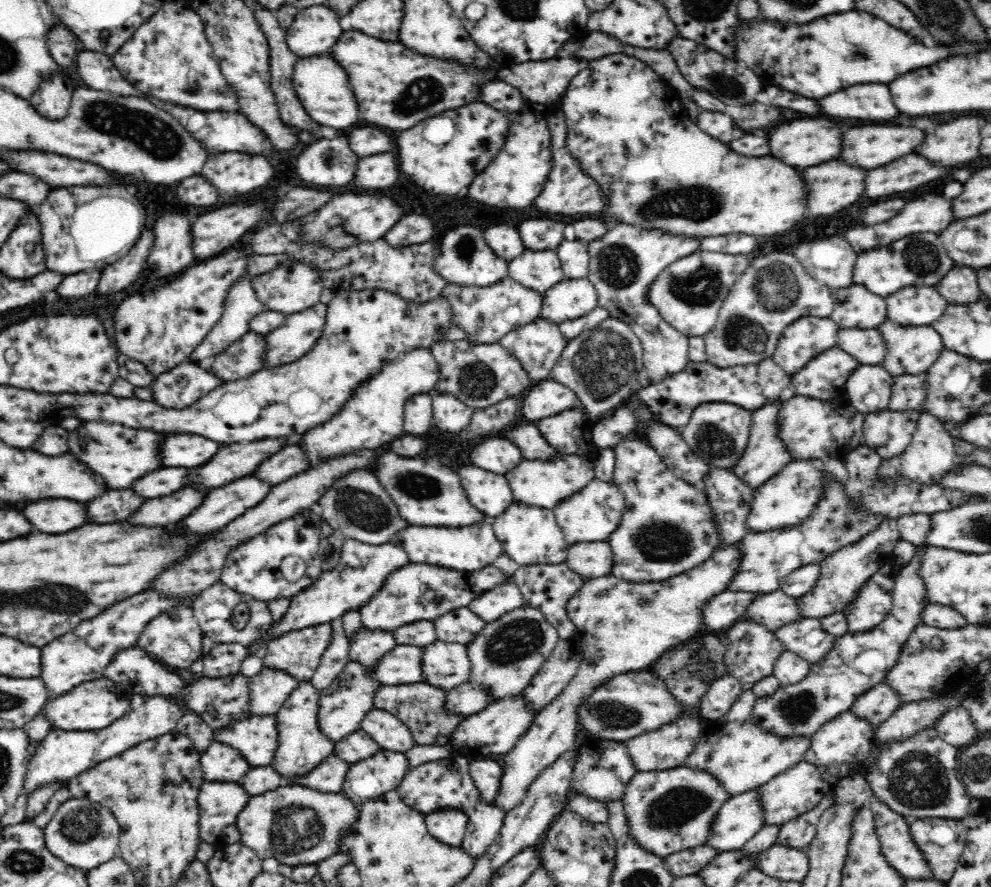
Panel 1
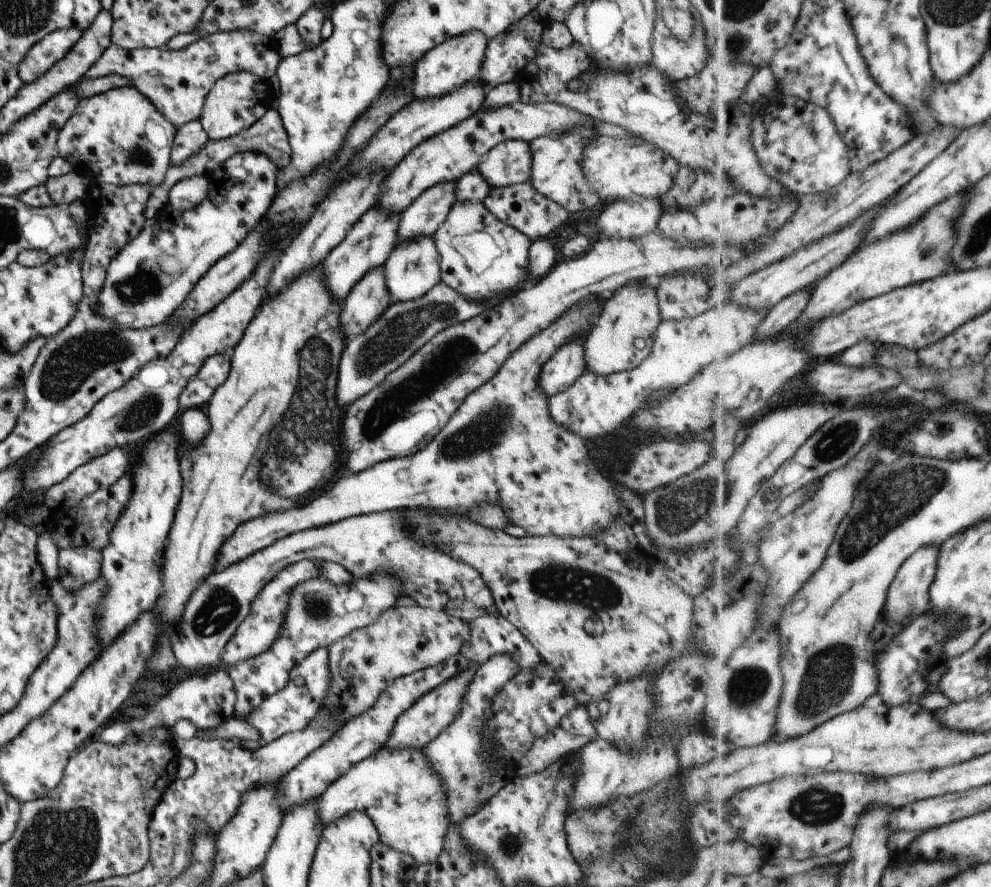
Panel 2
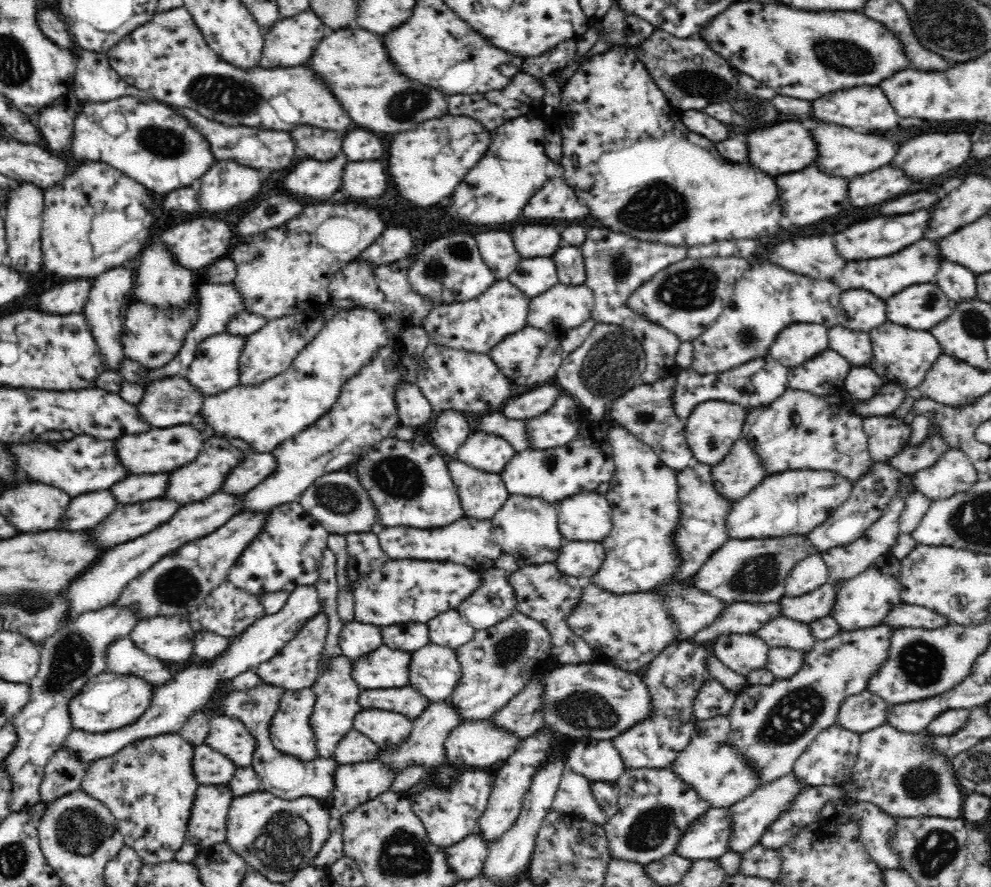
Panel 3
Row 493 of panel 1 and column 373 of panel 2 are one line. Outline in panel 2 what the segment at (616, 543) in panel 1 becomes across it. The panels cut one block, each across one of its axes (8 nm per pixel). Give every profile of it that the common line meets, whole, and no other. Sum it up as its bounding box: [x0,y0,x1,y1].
[321,605,469,724]

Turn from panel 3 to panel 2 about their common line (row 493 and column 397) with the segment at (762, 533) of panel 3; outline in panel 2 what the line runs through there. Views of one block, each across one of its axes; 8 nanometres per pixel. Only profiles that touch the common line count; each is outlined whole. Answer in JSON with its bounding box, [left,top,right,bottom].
[315,748,449,864]

